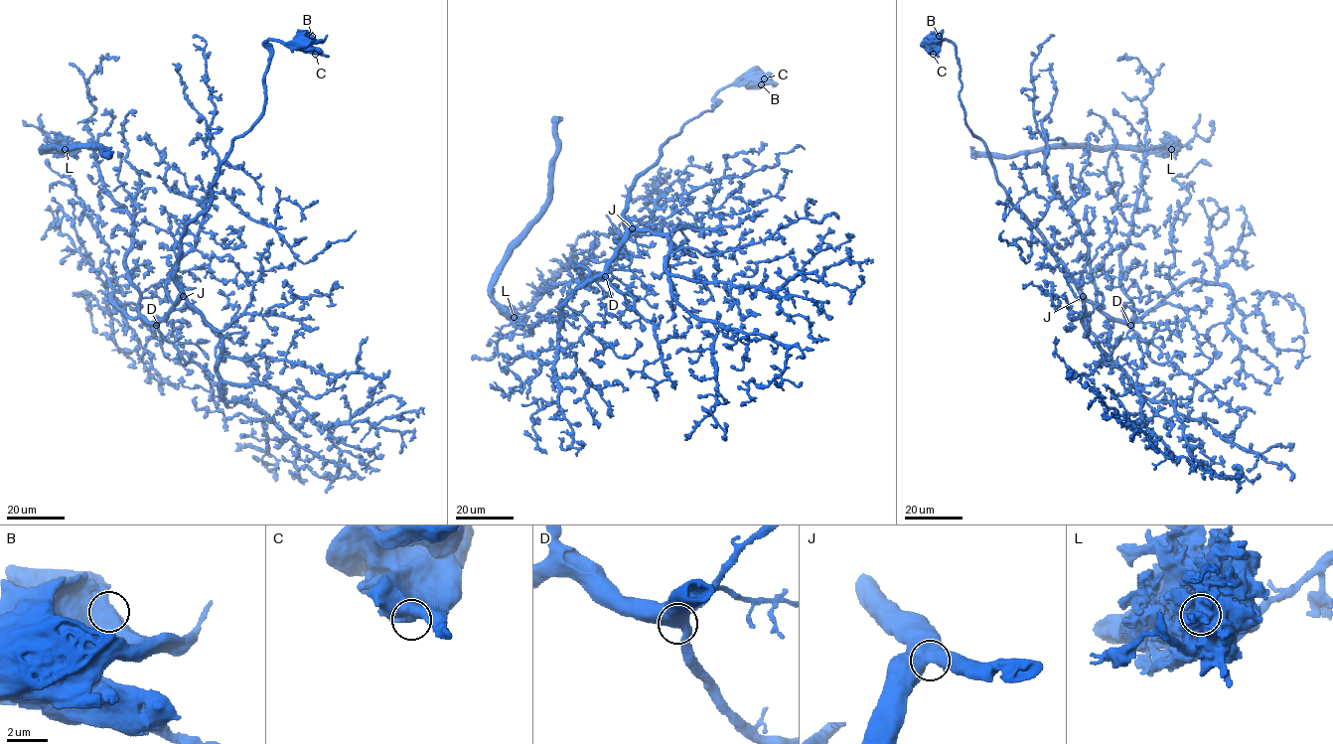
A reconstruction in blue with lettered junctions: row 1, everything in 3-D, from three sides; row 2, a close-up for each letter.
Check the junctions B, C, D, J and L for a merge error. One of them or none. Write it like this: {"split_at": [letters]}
{"split_at": ["L"]}

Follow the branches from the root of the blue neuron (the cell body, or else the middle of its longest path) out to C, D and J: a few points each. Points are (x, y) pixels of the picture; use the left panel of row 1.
C: (301, 42), (315, 54)
D: (301, 42), (265, 42), (261, 116), (233, 140), (212, 204), (184, 229), (175, 275), (180, 299), (156, 325)
J: (301, 42), (265, 42), (261, 116), (233, 140), (212, 204), (182, 234), (175, 279), (183, 296)

